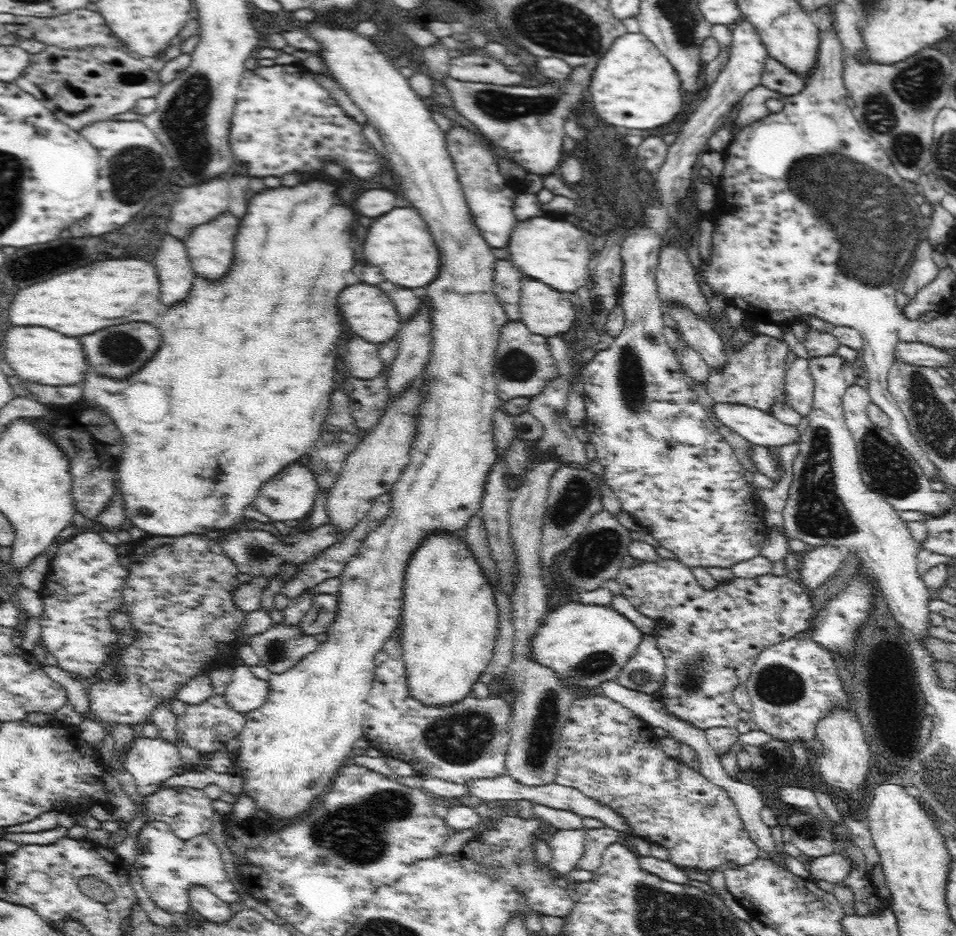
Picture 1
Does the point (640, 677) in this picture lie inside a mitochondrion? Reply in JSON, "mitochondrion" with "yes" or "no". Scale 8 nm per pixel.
{"mitochondrion":"yes"}

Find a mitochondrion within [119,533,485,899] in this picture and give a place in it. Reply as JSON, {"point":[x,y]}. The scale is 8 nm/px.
{"point":[351,828]}

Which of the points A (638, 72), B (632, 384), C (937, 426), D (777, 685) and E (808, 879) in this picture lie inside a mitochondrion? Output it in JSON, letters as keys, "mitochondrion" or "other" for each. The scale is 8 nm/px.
{"A":"other","B":"mitochondrion","C":"mitochondrion","D":"mitochondrion","E":"other"}

